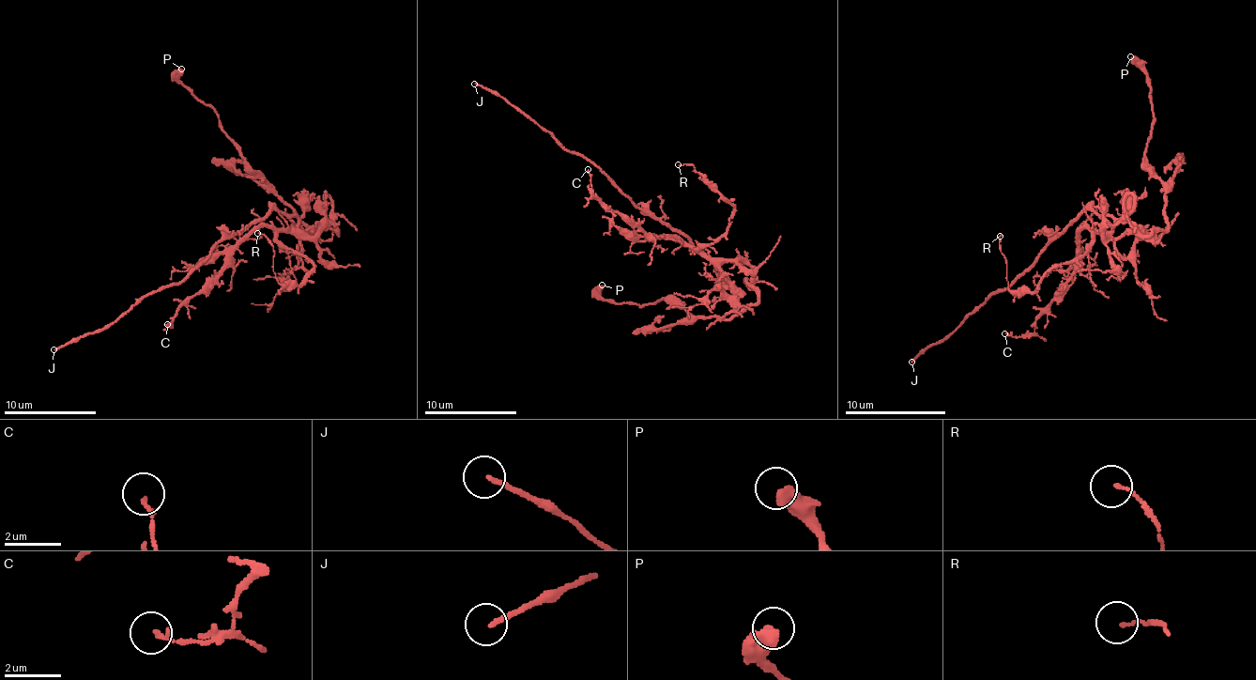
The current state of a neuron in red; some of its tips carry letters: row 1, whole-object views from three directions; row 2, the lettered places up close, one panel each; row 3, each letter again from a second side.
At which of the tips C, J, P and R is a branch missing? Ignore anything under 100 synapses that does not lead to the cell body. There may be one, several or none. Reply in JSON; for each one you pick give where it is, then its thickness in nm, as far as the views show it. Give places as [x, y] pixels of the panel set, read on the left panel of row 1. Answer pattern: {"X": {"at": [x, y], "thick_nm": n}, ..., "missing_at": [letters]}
{"J": {"at": [53, 349], "thick_nm": 140}, "missing_at": ["J"]}

